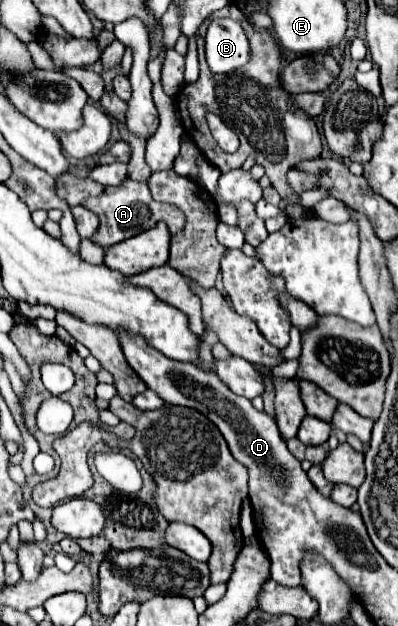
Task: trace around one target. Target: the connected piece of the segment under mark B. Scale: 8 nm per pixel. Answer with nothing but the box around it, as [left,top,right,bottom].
[206,20,250,72]

